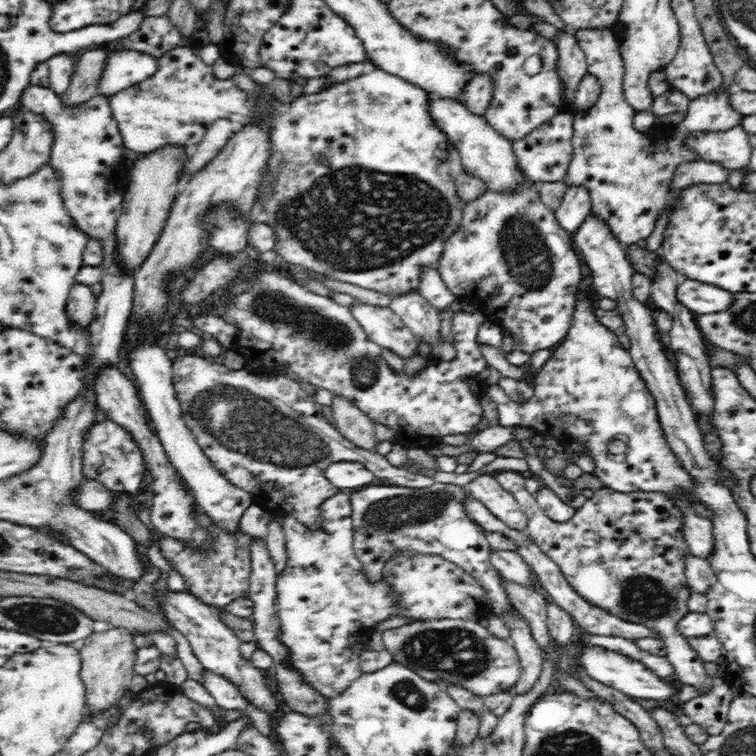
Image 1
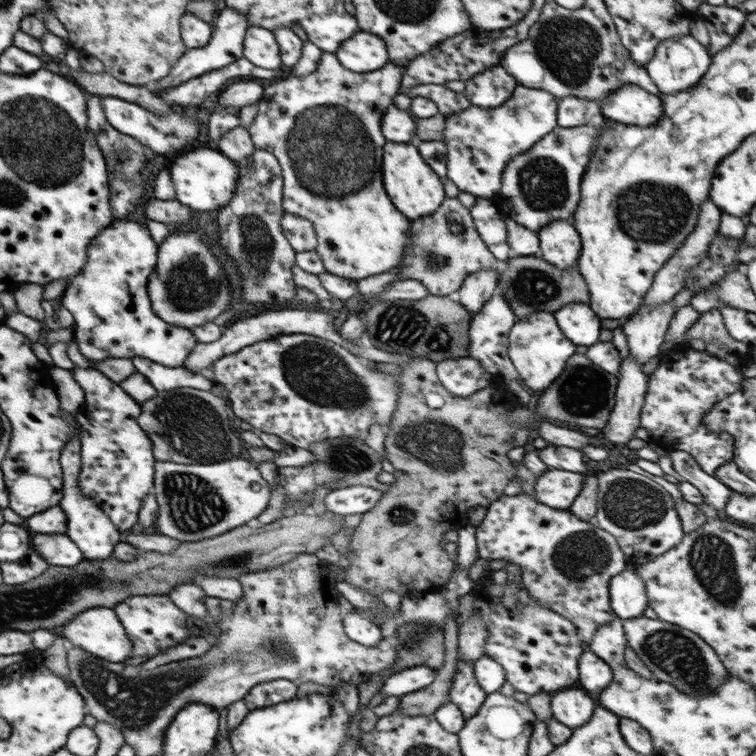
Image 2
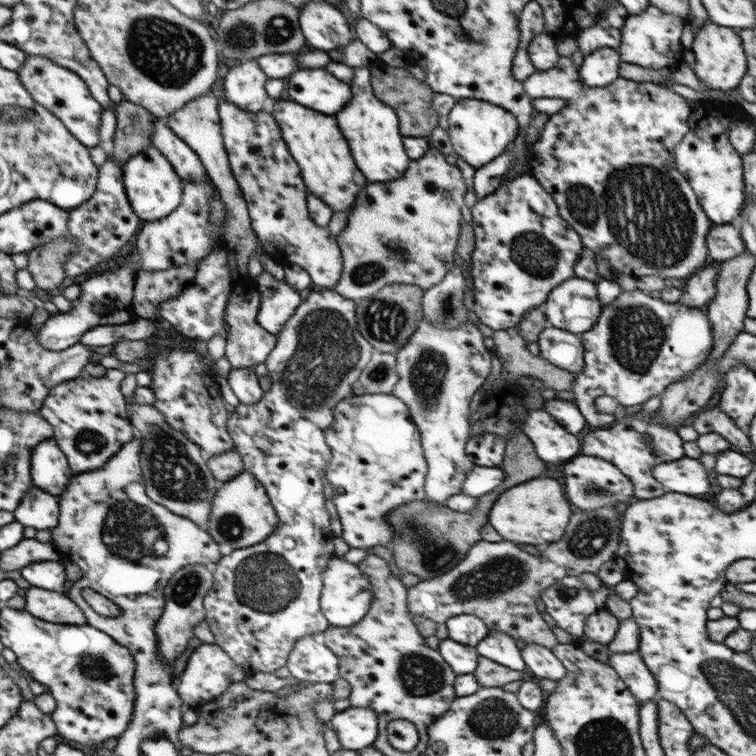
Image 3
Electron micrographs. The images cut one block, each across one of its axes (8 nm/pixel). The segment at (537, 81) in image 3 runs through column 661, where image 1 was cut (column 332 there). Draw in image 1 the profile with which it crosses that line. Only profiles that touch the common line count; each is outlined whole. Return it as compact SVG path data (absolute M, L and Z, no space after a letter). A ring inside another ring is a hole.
M377 68L365 73L359 78L347 82L333 83L330 88L319 94L294 98L291 105L282 105L274 100L274 128L272 128L272 156L268 160L268 172L264 180L274 177L276 192L264 198L264 220L276 231L275 250L285 260L302 269L310 268L320 272L325 277L338 279L342 282L376 291L385 295L395 295L406 291L418 291L419 272L422 267L437 268L437 262L443 249L444 239L447 239L462 220L462 209L466 202L459 199L456 190L456 177L461 174L461 158L458 149L451 143L446 133L438 127L430 115L430 100L433 97L423 89L388 75ZM323 154L330 161L330 166L324 167L314 161L316 156Z

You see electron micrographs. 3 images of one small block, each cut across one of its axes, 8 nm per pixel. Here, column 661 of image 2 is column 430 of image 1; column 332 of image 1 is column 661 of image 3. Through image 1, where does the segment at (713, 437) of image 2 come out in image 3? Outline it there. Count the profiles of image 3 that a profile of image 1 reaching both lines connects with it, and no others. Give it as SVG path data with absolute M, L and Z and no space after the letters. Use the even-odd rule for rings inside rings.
M639 289L620 292L611 302L604 304L595 324L579 334L583 351L583 368L573 373L572 389L573 403L584 416L589 426L599 428L617 419L618 415L599 412L594 405L598 396L611 396L623 408L645 403L649 398L661 394L669 384L683 380L692 370L701 366L708 359L712 349L713 337L710 322L698 308L684 304L665 303L659 298L652 298Z

